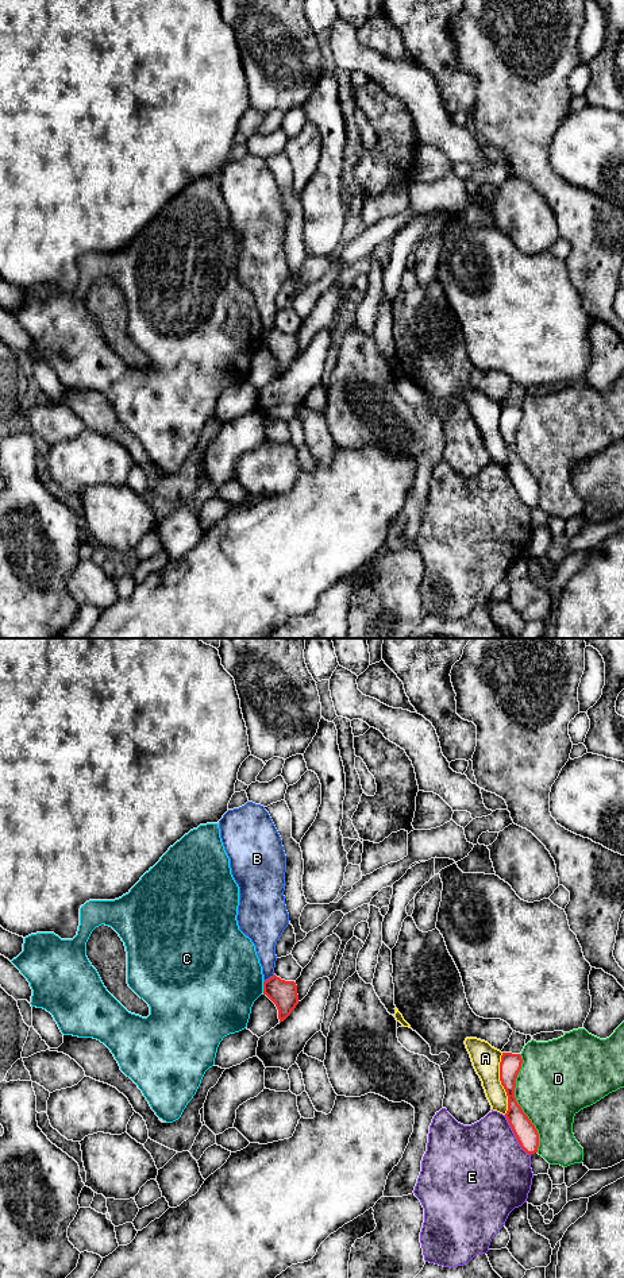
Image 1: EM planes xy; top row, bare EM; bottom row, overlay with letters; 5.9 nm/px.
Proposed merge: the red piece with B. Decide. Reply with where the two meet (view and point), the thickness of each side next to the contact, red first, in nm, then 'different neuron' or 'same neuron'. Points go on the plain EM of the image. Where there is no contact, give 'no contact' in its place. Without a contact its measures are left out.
xy (270, 329) | 160/150 nm | different neuron

